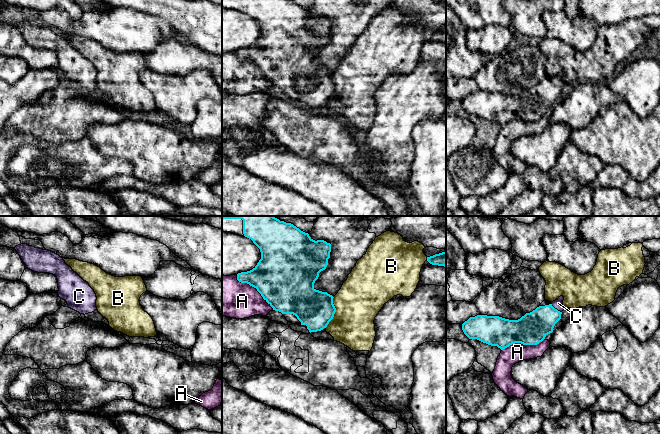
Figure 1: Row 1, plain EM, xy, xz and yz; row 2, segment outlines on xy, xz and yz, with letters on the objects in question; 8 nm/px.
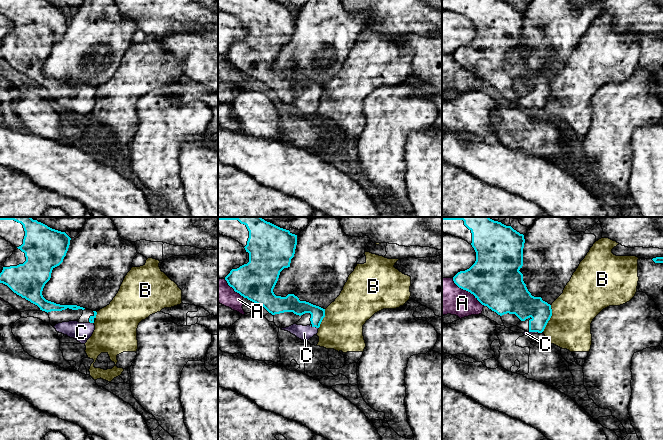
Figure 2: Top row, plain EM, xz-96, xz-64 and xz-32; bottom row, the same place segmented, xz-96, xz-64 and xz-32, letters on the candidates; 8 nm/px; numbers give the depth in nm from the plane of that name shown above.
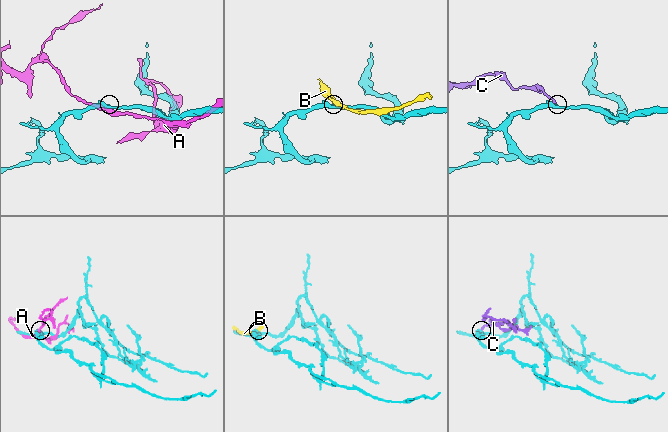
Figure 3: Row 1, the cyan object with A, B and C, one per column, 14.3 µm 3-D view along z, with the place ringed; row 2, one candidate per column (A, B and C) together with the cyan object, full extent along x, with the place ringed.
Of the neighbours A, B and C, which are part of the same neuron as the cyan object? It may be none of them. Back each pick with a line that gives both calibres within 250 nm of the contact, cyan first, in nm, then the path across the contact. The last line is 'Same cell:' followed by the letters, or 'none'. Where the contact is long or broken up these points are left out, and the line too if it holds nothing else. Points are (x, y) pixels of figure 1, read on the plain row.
C: 260/80 nm | across yz (532, 104), (556, 85), (558, 79)
Same cell: C

